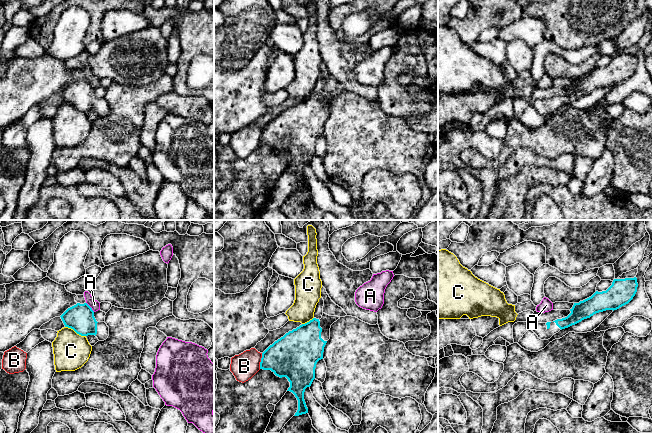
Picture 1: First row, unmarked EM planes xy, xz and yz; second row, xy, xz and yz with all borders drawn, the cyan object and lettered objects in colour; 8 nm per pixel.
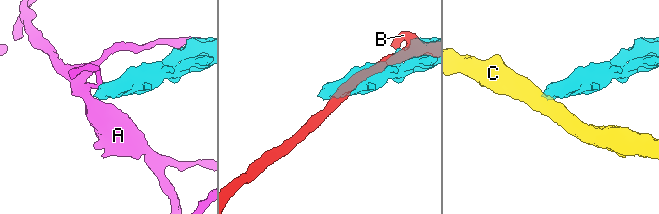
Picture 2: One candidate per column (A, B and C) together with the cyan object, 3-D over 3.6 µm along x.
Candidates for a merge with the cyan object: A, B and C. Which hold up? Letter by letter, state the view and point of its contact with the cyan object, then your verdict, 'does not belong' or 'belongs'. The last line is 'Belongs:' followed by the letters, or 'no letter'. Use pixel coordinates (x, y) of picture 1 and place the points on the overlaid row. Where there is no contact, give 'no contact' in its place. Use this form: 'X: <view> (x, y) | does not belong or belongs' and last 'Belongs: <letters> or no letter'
A: xy (90, 307) | does not belong
B: xz (261, 361) | does not belong
C: xy (75, 331) | does not belong
Belongs: no letter

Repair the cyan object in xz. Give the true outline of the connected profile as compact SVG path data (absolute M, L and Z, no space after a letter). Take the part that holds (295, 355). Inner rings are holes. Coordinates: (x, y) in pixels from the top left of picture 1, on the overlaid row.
M323 313L320 320L313 318L309 322L289 331L262 353L260 369L271 370L276 376L280 378L286 377L290 382L290 387L287 391L292 392L298 400L298 410L294 416L308 413L304 392L315 379L316 364L323 359L324 347L330 339L331 325L338 319L340 317Z

